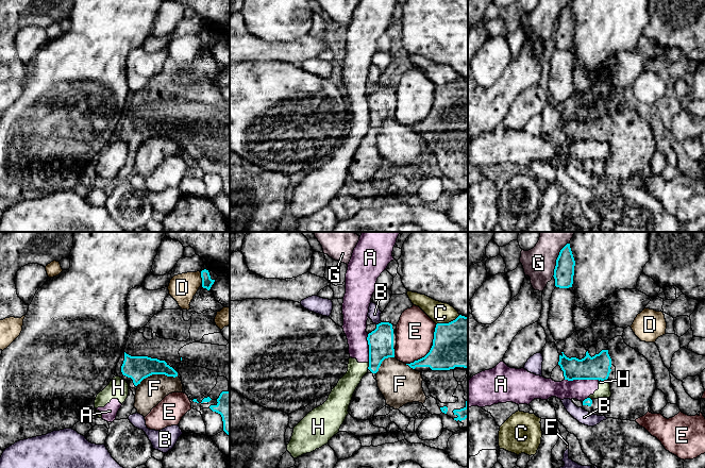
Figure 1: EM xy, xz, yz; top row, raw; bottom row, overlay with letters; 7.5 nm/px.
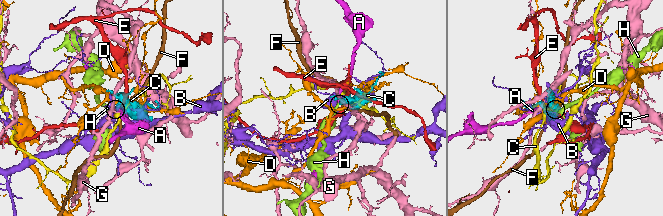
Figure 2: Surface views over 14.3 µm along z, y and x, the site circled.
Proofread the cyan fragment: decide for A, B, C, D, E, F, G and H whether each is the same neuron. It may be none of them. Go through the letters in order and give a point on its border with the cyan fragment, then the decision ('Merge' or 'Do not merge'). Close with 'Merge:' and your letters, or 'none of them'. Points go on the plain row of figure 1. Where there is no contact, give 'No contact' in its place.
A: Touches cyan at yz (582, 140). Do not merge
B: Touches cyan at xz (379, 85). Do not merge
C: Touches cyan at xz (449, 84). Do not merge
D: Touches cyan at xy (201, 38). Do not merge
E: Touches cyan at xz (431, 111). Do not merge
F: Touches cyan at xy (156, 135). Do not merge
G: Touches cyan at yz (556, 21). Do not merge
H: Touches cyan at yz (602, 141). Do not merge
Merge: none of them

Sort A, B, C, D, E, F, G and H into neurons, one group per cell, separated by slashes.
A H / B / C / D / E / F / G

